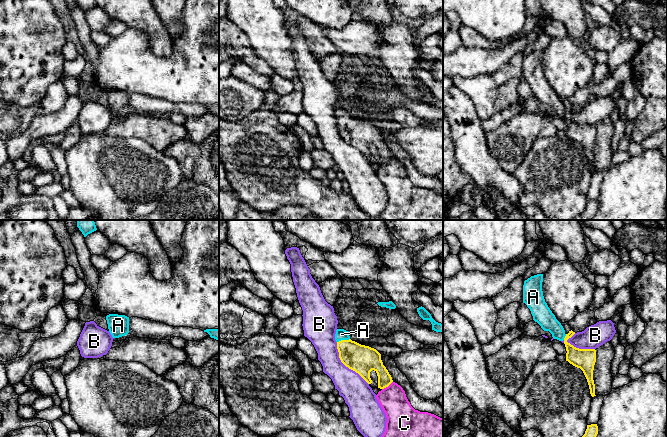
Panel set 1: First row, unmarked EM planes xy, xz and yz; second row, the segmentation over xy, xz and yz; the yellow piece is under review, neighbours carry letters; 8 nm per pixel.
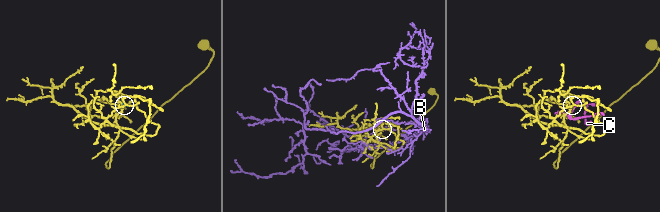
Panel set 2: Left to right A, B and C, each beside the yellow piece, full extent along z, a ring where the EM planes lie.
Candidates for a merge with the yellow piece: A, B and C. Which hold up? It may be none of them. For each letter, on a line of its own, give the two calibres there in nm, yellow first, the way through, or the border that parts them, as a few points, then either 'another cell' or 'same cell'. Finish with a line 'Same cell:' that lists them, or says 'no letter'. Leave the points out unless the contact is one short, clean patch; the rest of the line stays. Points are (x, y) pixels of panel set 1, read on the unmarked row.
A: 220/90 nm | across xz (362, 135), (343, 116), (341, 110) | same cell
B: 220/240 nm | another cell
C: 160/220 nm | another cell
Same cell: A

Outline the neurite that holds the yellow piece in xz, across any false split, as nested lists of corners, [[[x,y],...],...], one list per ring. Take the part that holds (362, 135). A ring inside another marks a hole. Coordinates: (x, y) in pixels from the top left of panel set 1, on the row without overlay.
[[[344,105],[336,106],[335,116],[337,118],[337,125],[341,138],[349,145],[358,149],[368,160],[372,159],[372,156],[370,154],[370,148],[372,146],[377,149],[378,164],[384,165],[393,158],[391,151],[389,150],[386,143],[383,141],[381,130],[376,125],[352,117],[350,115],[348,107]]]

